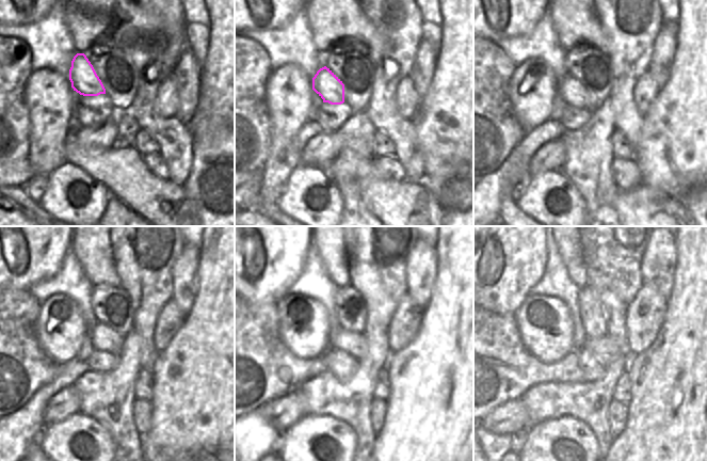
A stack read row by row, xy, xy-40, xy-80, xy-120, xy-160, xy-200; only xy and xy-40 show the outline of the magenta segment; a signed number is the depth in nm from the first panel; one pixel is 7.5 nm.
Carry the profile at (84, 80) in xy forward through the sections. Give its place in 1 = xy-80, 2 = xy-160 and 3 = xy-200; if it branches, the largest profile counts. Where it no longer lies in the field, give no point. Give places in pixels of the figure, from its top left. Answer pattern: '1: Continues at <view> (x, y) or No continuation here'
1: Continues at xy-80 (573, 92)
2: Continues at xy-160 (355, 344)
3: Continues at xy-200 (605, 350).

